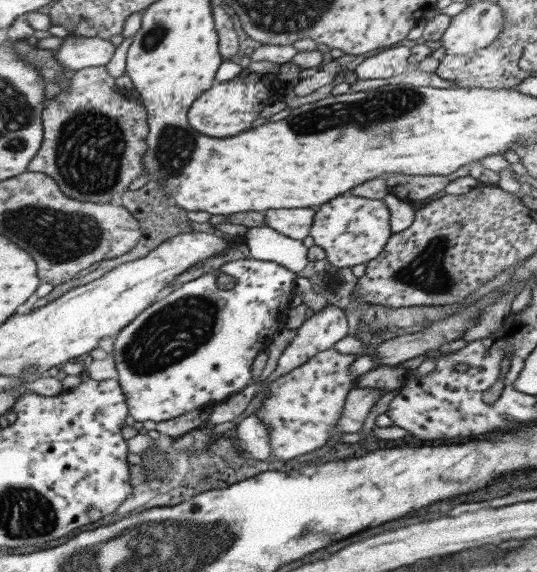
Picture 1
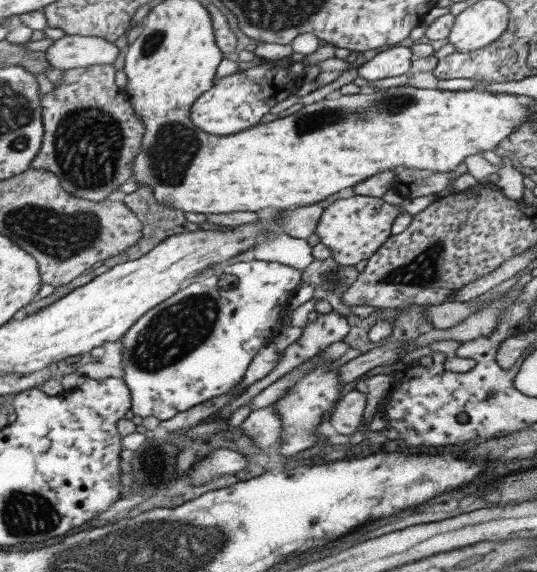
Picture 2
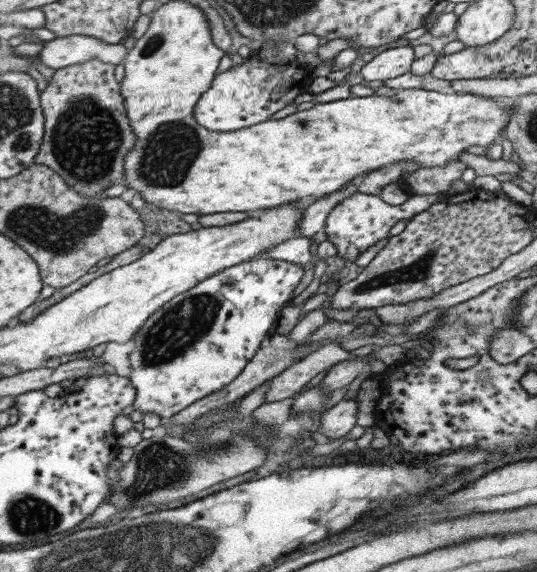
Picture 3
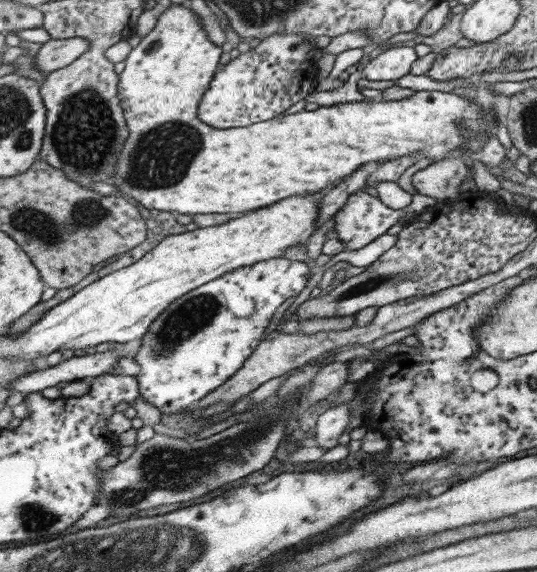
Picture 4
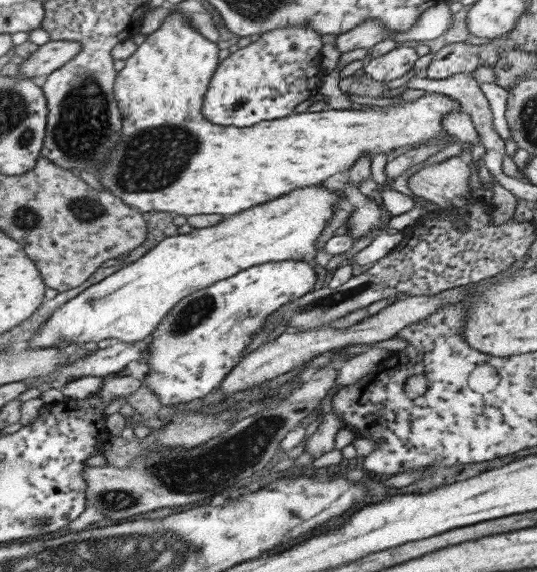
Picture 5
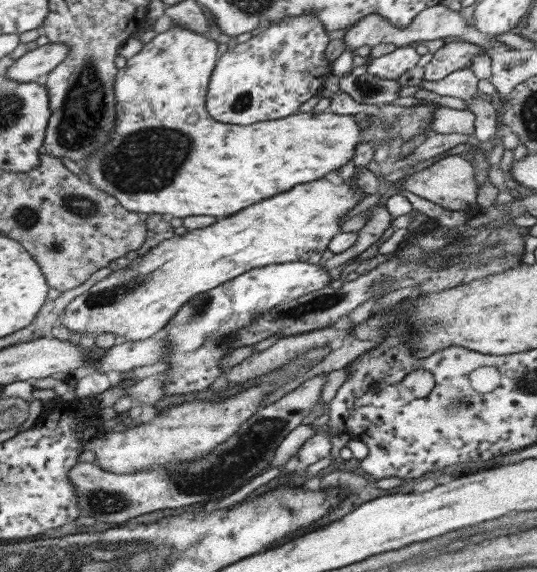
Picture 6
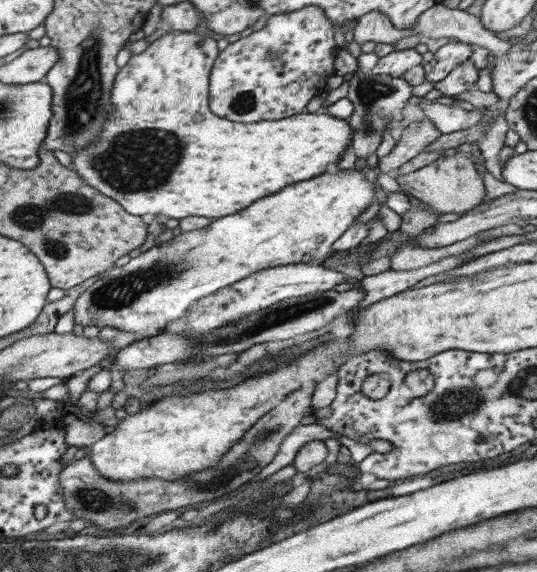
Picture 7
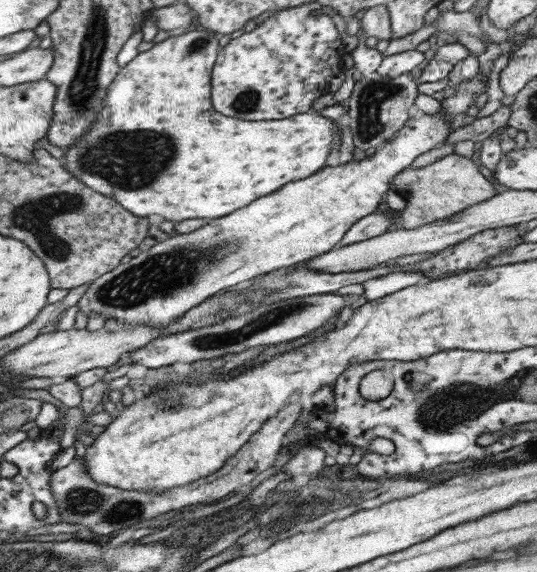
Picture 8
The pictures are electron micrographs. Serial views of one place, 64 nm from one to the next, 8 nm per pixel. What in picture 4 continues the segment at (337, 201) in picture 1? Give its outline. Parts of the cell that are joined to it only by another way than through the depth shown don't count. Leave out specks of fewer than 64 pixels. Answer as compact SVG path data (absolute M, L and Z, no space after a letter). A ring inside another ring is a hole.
M353 191L344 202L343 206L333 214L333 227L336 237L339 237L345 243L345 250L357 250L371 242L377 236L381 236L386 230L396 224L398 219L403 217L407 212L419 214L423 210L427 210L437 203L437 200L423 196L421 194L413 194L411 204L405 206L403 210L391 210L387 208L377 197L370 196L363 191Z

